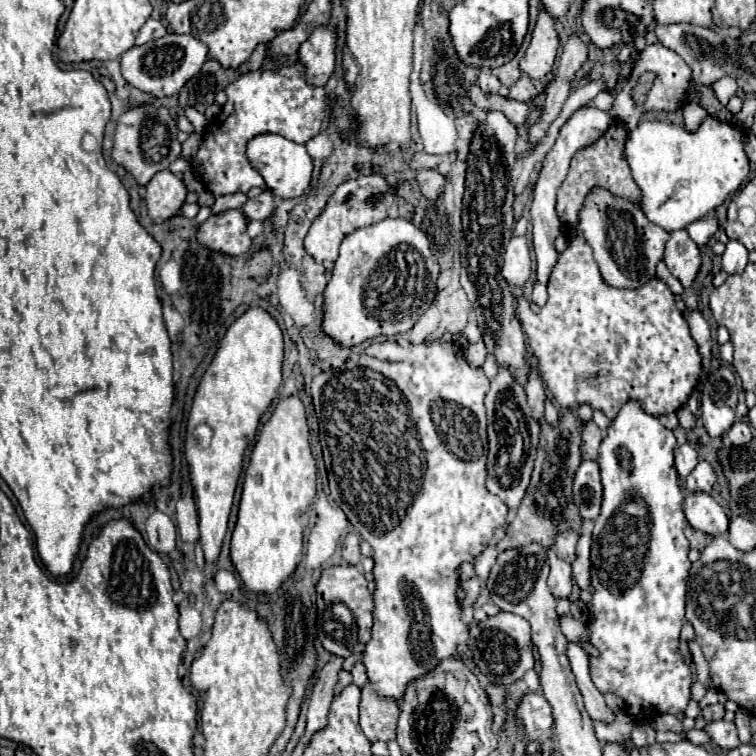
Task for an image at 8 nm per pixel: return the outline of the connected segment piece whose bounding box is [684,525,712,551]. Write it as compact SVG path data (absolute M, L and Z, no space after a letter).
M686 525L686 529L684 529L684 535L686 535L686 539L688 539L688 543L690 543L690 549L696 549L696 551L702 551L706 545L710 545L710 537L708 535L704 535L704 533L696 533L692 527L688 527Z

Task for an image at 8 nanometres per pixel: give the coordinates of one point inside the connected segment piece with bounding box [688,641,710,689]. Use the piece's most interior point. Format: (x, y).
(701, 666)

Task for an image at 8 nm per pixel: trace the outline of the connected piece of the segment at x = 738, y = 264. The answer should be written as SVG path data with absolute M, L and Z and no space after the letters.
M728 241L726 251L722 255L722 269L732 275L732 273L742 273L748 263L748 251L742 243L738 241Z

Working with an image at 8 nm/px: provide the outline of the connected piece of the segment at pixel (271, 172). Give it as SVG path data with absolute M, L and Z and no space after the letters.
M266 133L266 135L260 135L260 137L254 137L250 143L248 143L248 151L246 151L252 167L262 173L268 189L280 197L280 199L292 199L292 197L300 197L308 187L310 187L310 179L312 179L312 169L314 169L314 163L306 151L304 145L298 145L294 141L288 141L286 137L280 137L280 135L272 135L272 133Z

